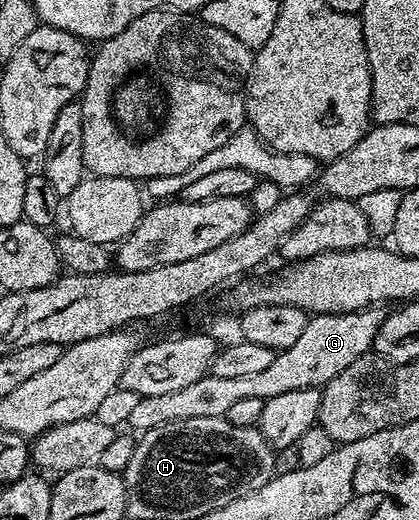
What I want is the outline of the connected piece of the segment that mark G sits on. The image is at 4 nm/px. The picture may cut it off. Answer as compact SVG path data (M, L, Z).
M384 305L368 306L362 310L352 310L346 314L313 314L307 328L303 328L303 336L291 344L291 348L276 351L271 360L271 368L258 372L252 376L243 376L237 379L215 376L212 372L204 374L195 384L187 384L187 388L179 388L176 392L166 392L159 396L141 398L135 404L127 423L128 429L133 432L144 432L151 428L163 428L163 424L171 424L179 420L203 420L204 418L223 418L227 408L232 408L238 400L255 400L256 398L270 398L280 396L283 392L295 392L295 388L320 388L326 386L343 368L355 364L359 356L373 350L373 341L383 324L387 313Z

